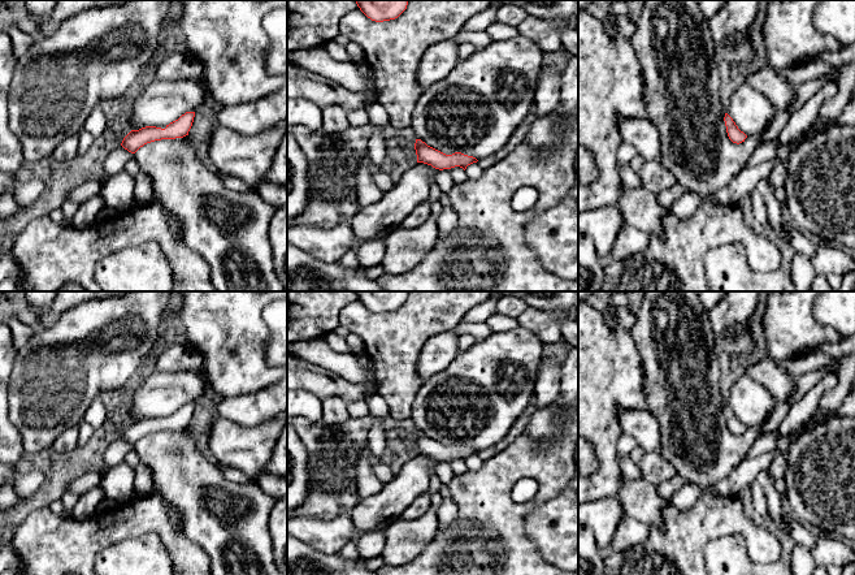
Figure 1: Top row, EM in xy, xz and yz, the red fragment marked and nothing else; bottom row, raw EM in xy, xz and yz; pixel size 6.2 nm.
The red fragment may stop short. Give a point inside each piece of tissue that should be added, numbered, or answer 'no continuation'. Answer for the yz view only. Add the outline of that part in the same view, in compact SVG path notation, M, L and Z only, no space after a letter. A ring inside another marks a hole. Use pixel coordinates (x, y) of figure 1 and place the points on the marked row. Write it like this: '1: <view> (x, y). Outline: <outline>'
no continuation

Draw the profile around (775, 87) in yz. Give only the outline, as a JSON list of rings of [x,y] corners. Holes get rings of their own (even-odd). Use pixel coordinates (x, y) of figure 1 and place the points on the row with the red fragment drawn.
[[[772,68],[750,74],[747,83],[763,94],[777,111],[787,109],[797,92],[797,87]]]

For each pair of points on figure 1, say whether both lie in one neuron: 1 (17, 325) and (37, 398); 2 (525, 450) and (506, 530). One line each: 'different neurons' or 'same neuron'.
1: different neurons
2: same neuron

